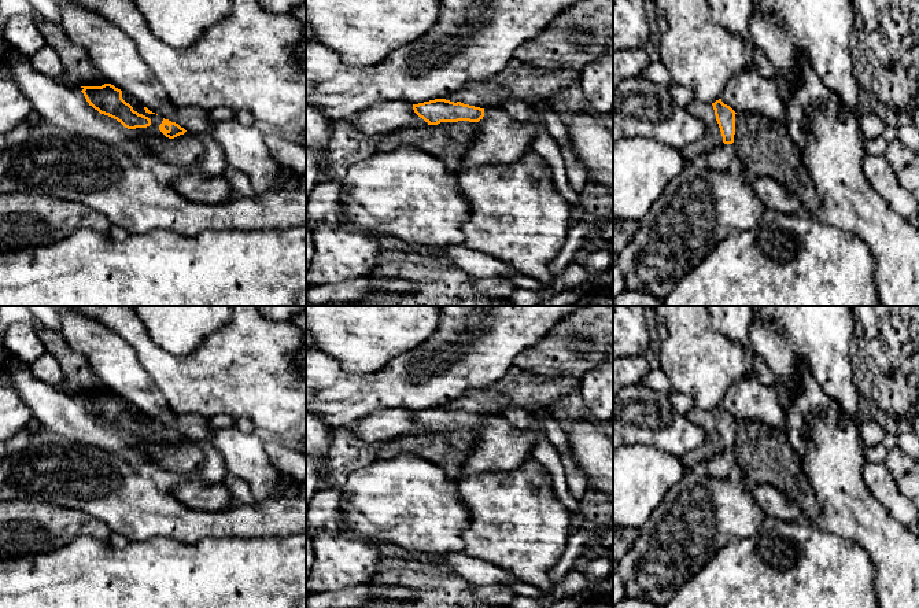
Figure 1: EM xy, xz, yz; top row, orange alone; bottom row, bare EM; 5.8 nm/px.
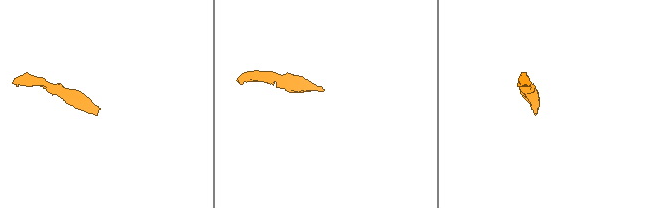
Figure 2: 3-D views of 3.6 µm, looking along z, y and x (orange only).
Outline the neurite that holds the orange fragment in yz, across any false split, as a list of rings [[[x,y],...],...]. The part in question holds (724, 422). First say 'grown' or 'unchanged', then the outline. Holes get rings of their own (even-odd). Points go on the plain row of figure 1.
grown | [[[721,406],[712,412],[694,408],[689,412],[687,419],[705,430],[706,439],[700,447],[680,458],[684,468],[706,464],[723,450],[734,450],[737,420],[730,413],[724,412]]]

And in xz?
grown | [[[513,365],[503,377],[487,388],[468,390],[446,406],[413,412],[414,420],[428,432],[440,430],[479,430],[484,417],[501,414],[505,408],[521,408],[529,413],[549,409],[566,395],[580,394],[582,379],[542,376]]]

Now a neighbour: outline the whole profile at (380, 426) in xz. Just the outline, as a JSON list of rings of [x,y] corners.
[[[401,408],[373,412],[355,421],[350,430],[355,438],[369,445],[391,441],[402,435],[428,432],[414,420],[411,410]]]

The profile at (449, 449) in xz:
[[[440,430],[383,441],[376,456],[377,460],[388,460],[401,454],[420,456],[458,480],[462,478],[462,467],[476,442],[477,432],[473,430]]]

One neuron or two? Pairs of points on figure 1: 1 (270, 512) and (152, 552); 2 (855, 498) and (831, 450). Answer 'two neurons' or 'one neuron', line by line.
1: two neurons
2: one neuron

